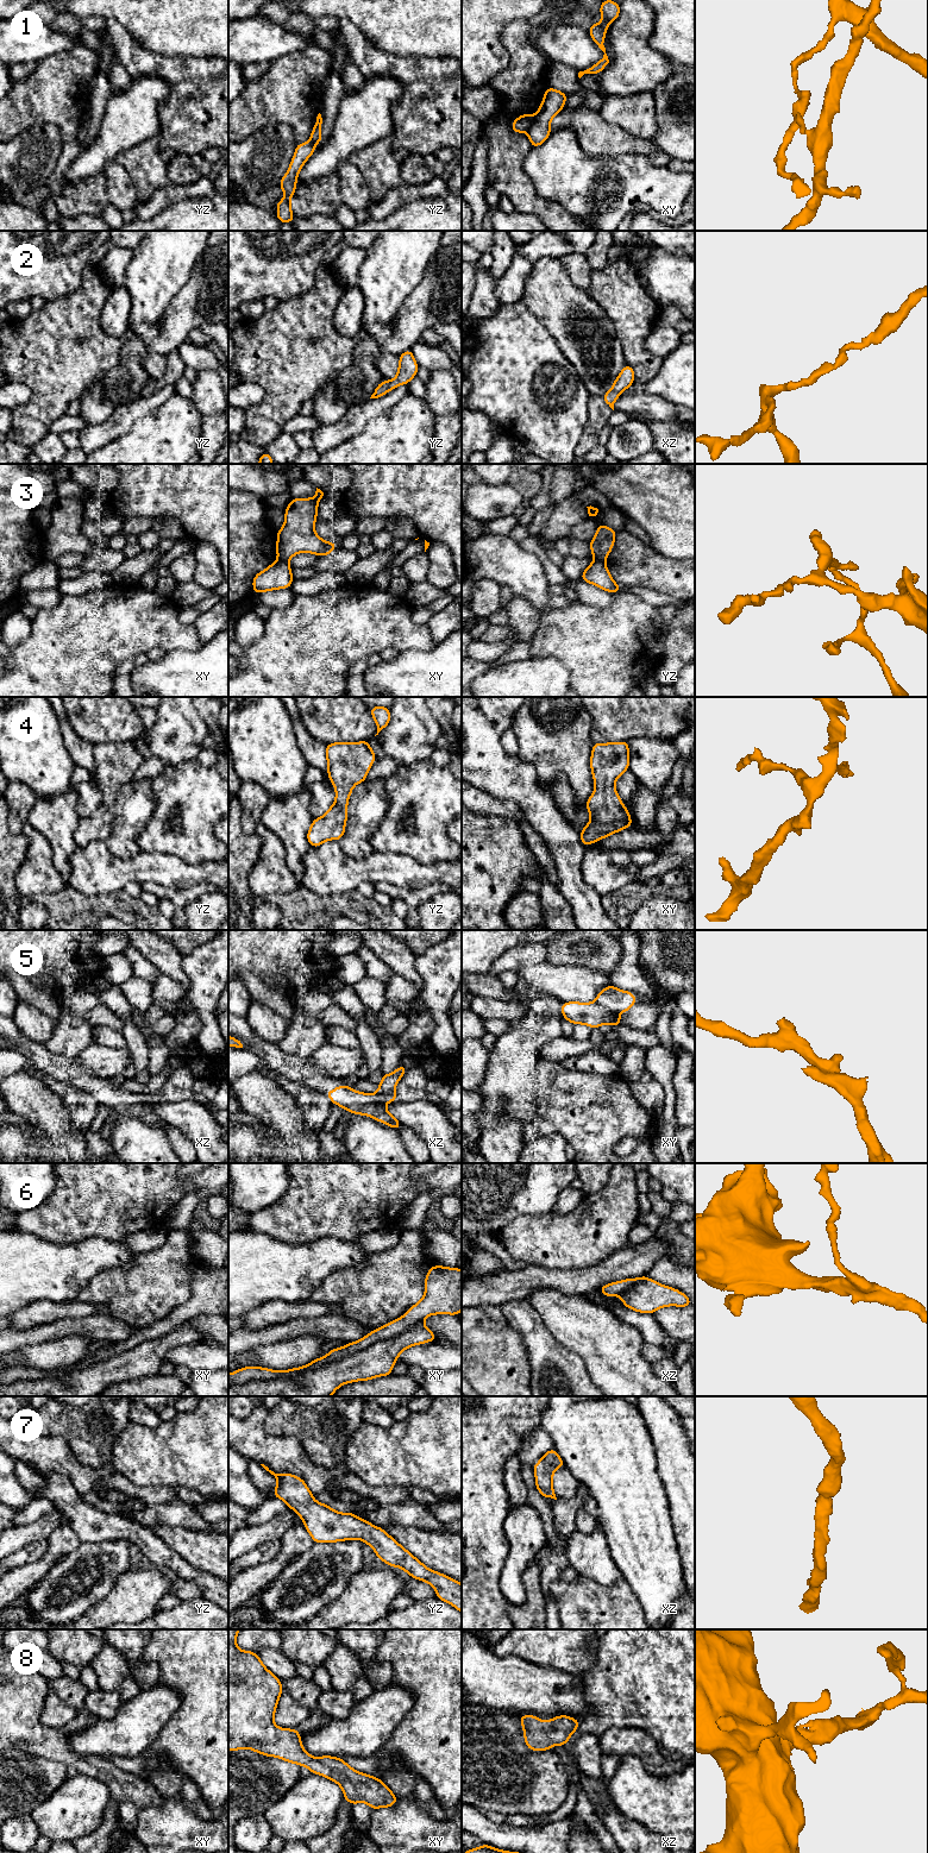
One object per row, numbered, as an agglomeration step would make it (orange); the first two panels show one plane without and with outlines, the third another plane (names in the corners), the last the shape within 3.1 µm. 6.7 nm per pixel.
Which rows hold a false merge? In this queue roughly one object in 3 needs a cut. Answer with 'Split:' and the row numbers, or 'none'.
Split: 1, 3, 5, 6

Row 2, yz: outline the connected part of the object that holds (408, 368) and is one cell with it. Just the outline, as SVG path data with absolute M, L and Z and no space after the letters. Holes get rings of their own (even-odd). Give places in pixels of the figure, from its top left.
M412 350L403 352L400 356L399 360L400 364L396 377L391 381L385 379L380 383L370 398L382 397L388 391L397 388L399 385L408 384L410 379L416 376L419 366L415 358L413 357Z

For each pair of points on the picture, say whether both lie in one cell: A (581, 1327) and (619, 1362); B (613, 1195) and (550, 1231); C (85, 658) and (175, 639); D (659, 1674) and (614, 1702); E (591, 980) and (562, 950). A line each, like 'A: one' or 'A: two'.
A: one
B: one
C: one
D: one
E: two

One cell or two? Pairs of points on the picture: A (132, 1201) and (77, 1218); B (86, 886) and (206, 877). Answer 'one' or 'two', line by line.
A: one
B: one

